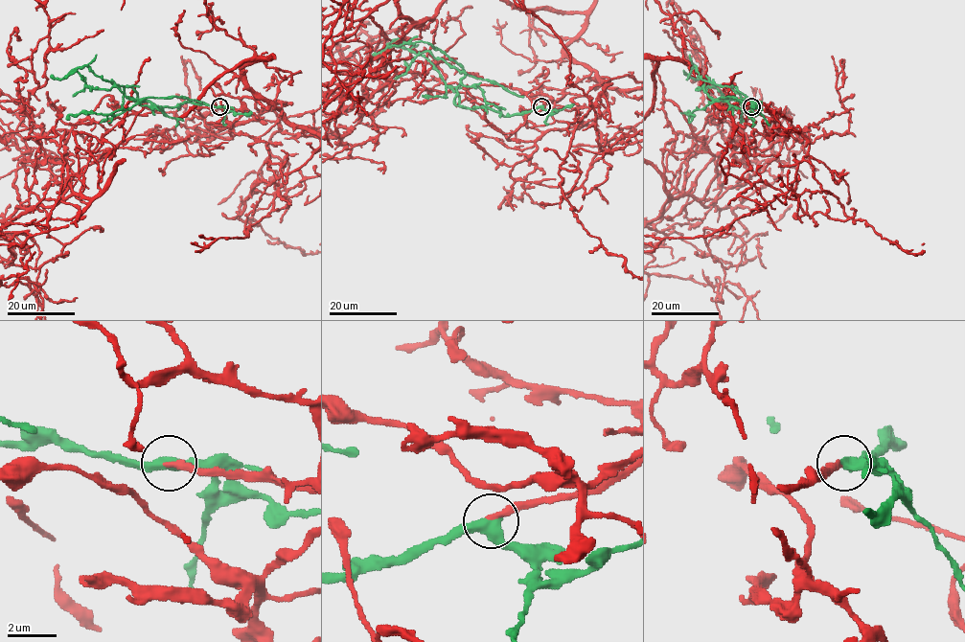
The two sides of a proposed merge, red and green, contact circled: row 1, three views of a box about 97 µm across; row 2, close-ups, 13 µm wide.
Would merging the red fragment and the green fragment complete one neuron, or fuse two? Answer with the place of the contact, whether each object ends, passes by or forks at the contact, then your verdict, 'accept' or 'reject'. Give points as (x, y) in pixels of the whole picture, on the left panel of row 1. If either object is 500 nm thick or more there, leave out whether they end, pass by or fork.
place (219, 106); red ends; green passes by; accept

